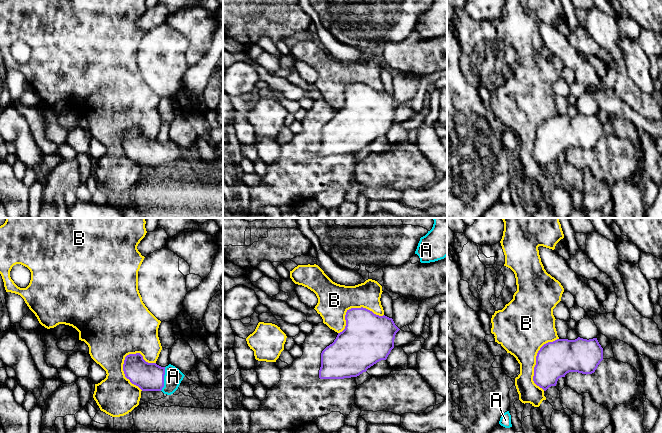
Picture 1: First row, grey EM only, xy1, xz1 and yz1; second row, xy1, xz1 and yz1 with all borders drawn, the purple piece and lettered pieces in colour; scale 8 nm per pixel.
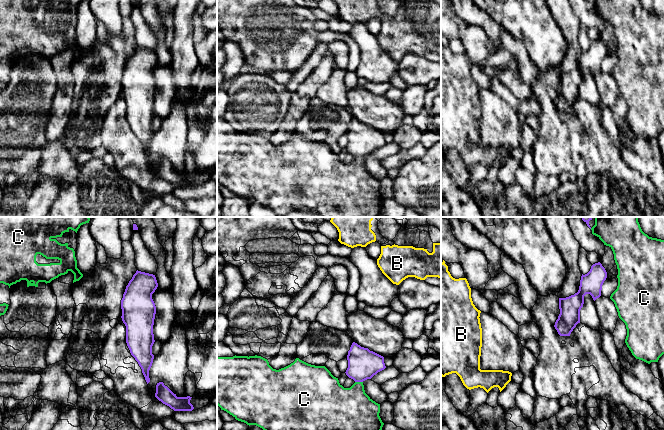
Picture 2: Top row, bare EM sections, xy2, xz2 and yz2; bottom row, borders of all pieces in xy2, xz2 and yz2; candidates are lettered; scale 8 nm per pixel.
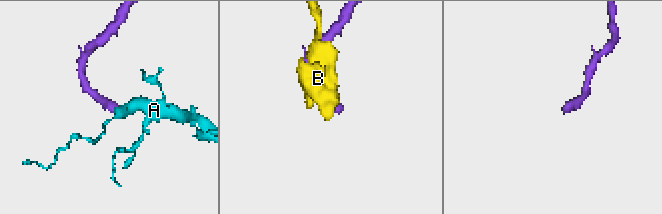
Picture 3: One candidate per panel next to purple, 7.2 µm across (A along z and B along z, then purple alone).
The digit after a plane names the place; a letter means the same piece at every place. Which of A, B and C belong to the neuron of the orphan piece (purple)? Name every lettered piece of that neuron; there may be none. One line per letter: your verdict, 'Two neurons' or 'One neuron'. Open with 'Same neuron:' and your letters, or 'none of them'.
Same neuron: A
A: One neuron
B: Two neurons
C: Two neurons

